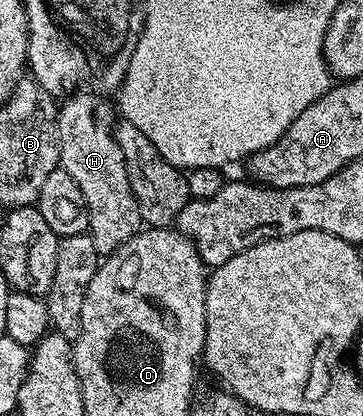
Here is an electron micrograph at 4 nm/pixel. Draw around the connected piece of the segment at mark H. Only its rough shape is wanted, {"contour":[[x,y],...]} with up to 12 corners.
{"contour":[[84,91],[56,114],[59,168],[78,183],[102,255],[142,222],[114,105]]}

